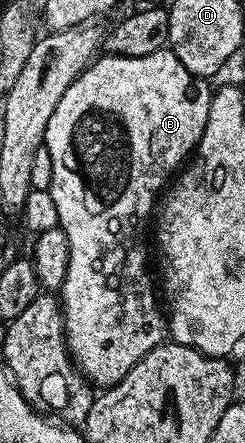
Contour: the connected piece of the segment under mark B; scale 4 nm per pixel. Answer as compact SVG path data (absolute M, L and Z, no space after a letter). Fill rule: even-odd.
M167 48L141 58L108 54L97 57L76 77L74 84L66 88L62 100L58 100L58 108L54 108L54 116L50 116L50 124L46 128L43 144L49 150L52 161L50 189L54 196L54 205L58 207L59 227L66 232L66 240L70 240L70 268L66 268L66 280L58 291L60 305L64 312L64 338L68 341L68 353L71 354L73 363L93 387L107 388L118 384L128 375L130 368L134 368L134 364L138 364L138 360L142 360L146 352L150 352L165 341L169 333L165 311L161 303L160 306L156 303L157 287L156 290L152 287L152 278L148 275L148 250L144 247L148 238L144 233L147 230L149 233L150 219L153 217L158 195L169 185L173 175L185 165L186 159L200 142L202 132L206 128L206 116L210 116L210 104L214 93L213 87L208 86L211 85L205 79L186 72L182 60L178 60L178 56L174 56Z

